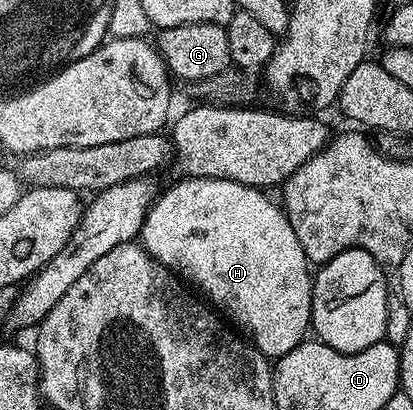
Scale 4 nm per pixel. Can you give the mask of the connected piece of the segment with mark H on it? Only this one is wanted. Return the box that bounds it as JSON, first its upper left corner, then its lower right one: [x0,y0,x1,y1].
[138,178,313,358]

